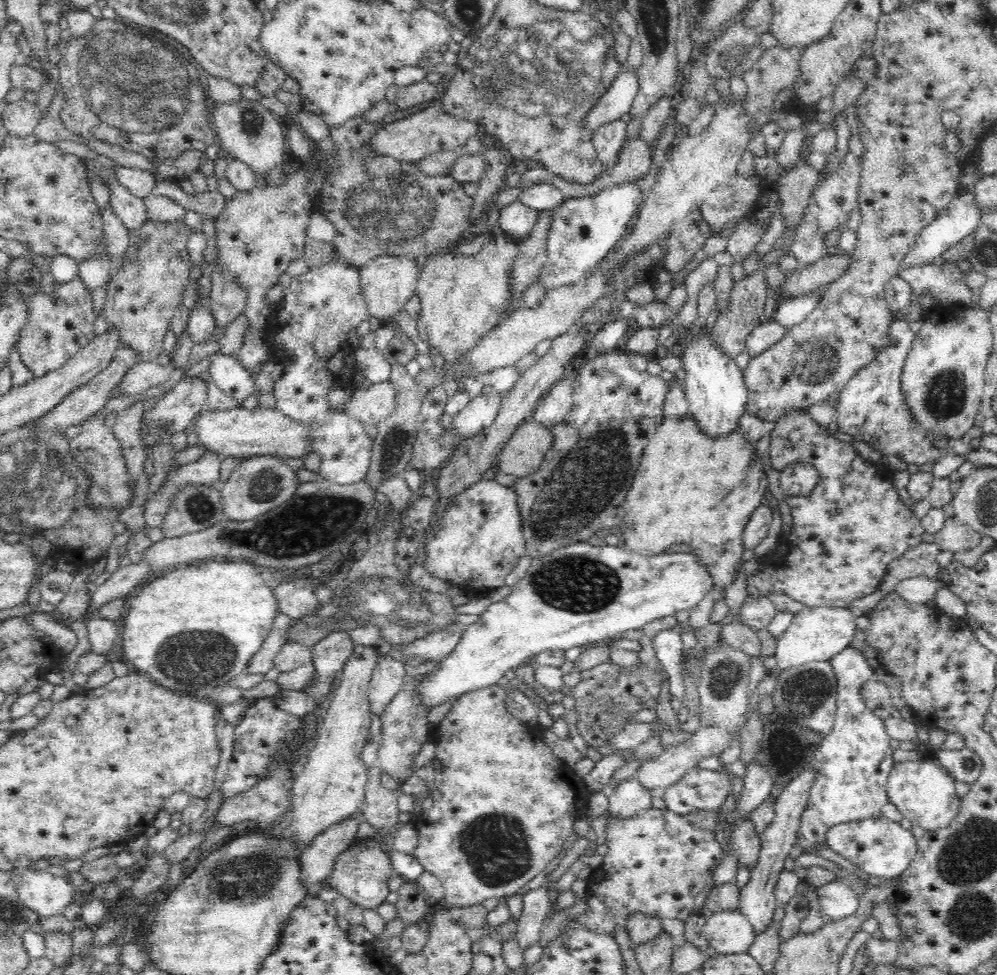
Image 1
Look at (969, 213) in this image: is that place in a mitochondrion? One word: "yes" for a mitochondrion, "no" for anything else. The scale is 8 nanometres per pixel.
no

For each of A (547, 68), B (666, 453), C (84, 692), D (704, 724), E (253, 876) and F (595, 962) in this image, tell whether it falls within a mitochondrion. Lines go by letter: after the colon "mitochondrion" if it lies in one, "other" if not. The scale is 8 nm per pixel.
A: mitochondrion
B: other
C: other
D: other
E: mitochondrion
F: other

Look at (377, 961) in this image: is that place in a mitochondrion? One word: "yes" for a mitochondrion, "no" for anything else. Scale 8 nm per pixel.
no

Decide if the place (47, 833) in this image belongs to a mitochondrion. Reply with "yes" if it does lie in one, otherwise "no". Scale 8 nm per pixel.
no

